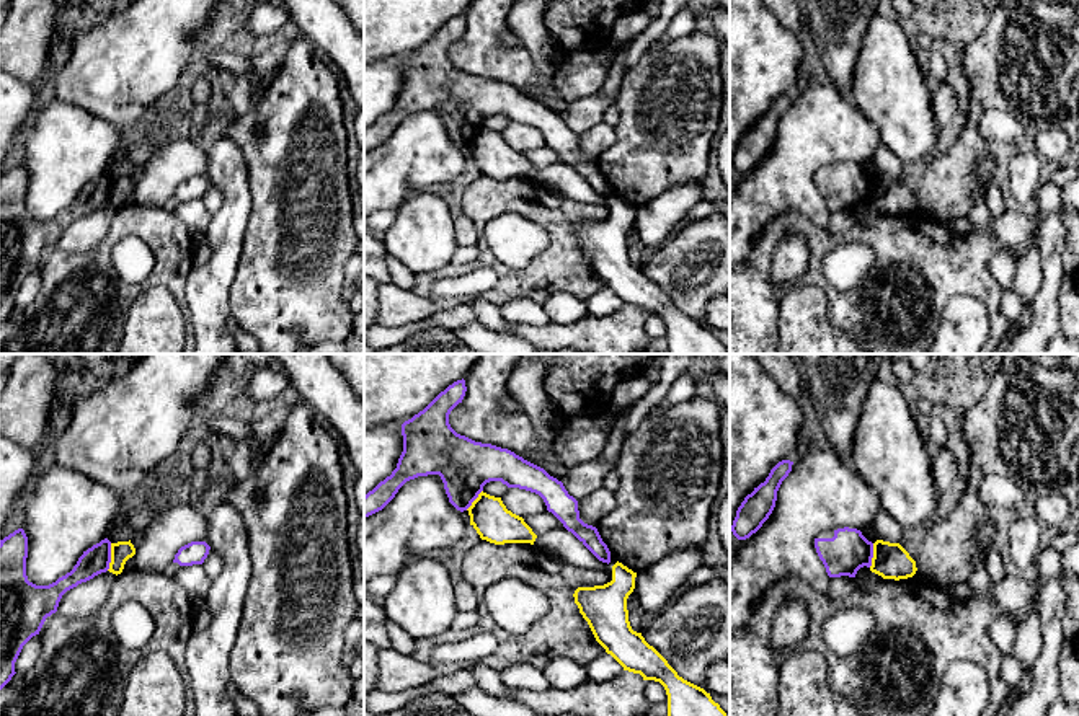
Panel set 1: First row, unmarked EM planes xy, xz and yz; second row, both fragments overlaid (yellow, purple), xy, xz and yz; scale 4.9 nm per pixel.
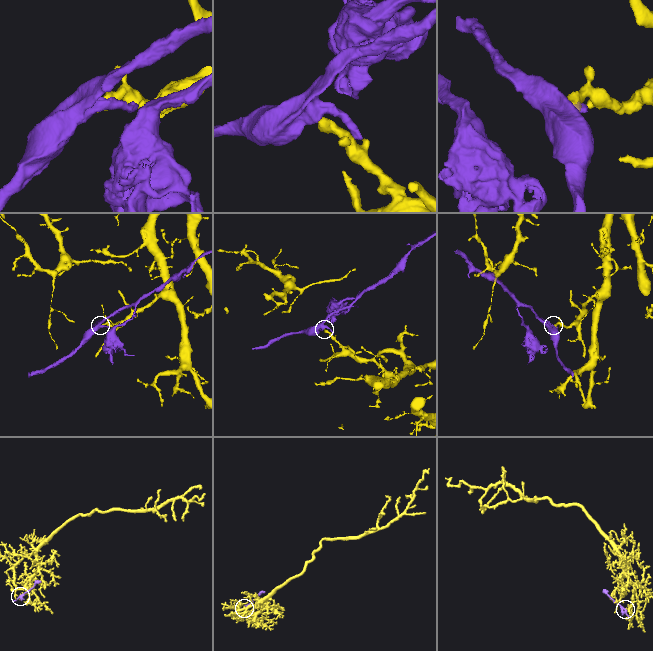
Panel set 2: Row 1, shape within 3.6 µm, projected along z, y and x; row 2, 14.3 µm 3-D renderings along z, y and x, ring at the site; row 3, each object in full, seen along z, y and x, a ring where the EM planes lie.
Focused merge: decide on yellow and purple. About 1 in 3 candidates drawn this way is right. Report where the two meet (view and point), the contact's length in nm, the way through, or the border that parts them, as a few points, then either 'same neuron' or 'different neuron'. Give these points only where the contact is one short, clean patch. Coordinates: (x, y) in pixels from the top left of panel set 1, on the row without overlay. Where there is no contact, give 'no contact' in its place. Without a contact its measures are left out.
xy (111, 191) | 140 nm | along xy (111, 178), (111, 196), (106, 204) | different neuron

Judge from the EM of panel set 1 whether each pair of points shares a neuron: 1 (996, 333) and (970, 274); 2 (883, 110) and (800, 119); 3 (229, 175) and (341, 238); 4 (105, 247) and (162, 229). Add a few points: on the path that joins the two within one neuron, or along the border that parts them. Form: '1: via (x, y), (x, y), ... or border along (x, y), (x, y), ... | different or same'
1: via (996, 318), (991, 296), (985, 289) | same
2: border along (854, 105), (883, 141) | different
3: border along (239, 149), (245, 162), (252, 198), (247, 224) | different
4: via (119, 232), (123, 229), (147, 229) | same

